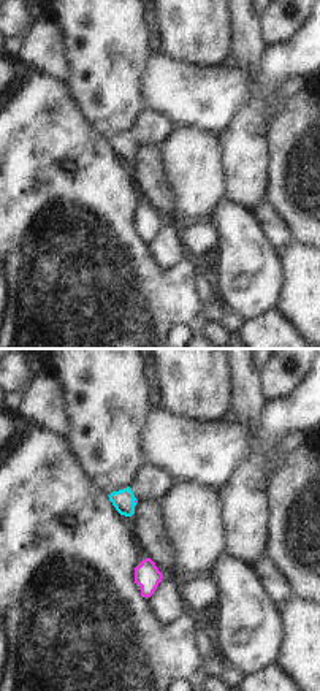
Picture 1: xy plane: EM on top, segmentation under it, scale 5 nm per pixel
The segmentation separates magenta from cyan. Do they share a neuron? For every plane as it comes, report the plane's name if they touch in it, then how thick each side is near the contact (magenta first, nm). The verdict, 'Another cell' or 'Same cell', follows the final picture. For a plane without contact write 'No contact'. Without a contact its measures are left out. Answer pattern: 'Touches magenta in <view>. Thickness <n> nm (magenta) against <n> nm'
Touches magenta in xy. Thickness 20 nm (magenta) against 110 nm.

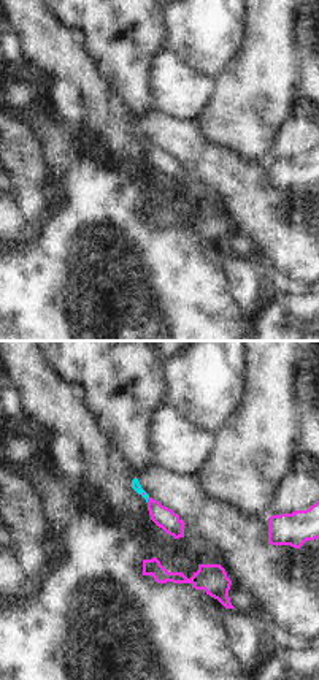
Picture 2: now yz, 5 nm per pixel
Touches magenta in yz. Thickness 110 nm (magenta) against 50 nm.

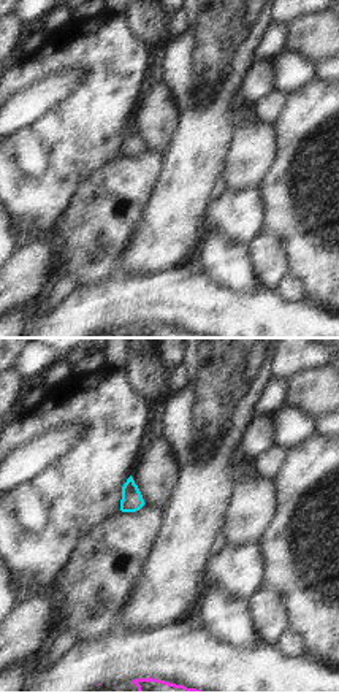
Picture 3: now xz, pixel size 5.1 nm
No contact.

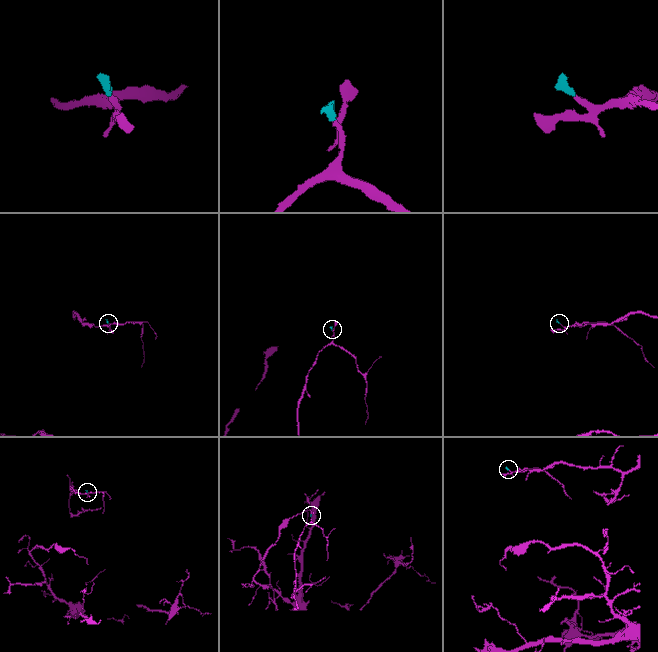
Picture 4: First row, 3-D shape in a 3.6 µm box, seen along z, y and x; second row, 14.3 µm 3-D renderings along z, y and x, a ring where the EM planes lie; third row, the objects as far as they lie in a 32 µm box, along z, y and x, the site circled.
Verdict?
Same cell.

